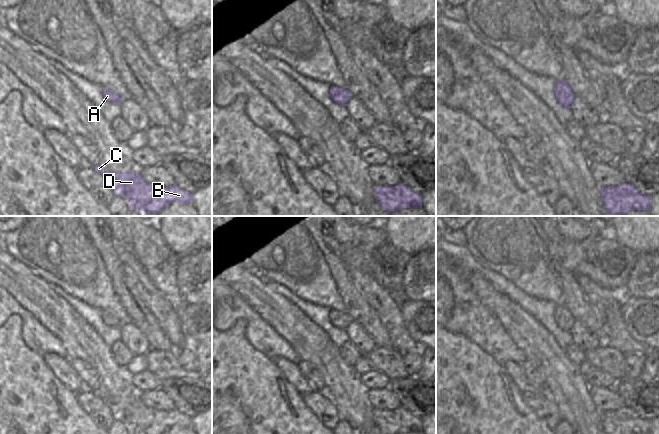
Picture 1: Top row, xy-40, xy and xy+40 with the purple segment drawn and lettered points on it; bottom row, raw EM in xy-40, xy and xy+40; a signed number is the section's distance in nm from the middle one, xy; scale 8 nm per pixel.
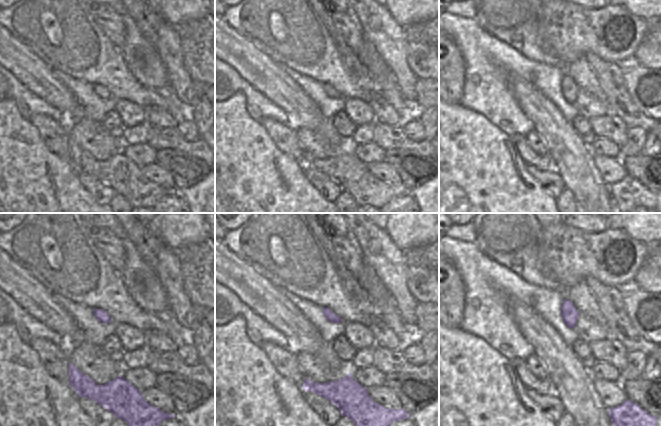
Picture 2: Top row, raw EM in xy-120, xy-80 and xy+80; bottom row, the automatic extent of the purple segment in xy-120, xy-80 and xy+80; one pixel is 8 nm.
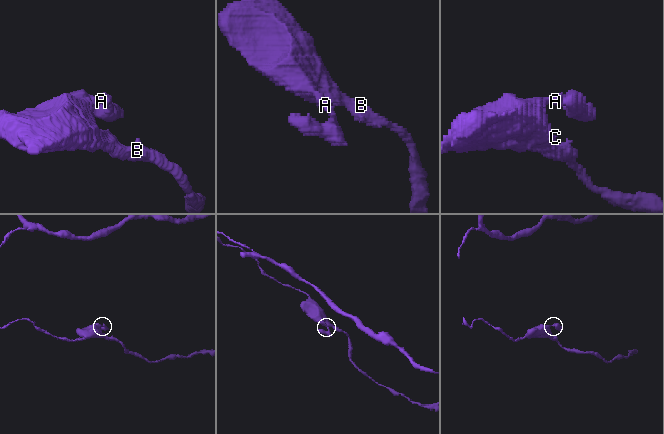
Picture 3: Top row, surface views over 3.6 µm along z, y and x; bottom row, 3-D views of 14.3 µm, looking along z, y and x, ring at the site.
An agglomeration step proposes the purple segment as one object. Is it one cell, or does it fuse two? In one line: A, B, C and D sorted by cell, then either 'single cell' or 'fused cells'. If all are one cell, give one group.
groups A B C D; single cell

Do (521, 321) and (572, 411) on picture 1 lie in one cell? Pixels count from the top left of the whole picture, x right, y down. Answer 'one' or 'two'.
one

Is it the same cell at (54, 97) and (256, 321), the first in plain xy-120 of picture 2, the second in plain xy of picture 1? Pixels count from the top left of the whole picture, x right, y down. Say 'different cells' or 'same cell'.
different cells

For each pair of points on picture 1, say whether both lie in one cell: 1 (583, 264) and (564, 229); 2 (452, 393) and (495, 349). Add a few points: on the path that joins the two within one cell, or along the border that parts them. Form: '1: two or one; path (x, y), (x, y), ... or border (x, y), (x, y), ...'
1: two; border (593, 236), (582, 239), (562, 238)
2: two; border (470, 340), (501, 364)

